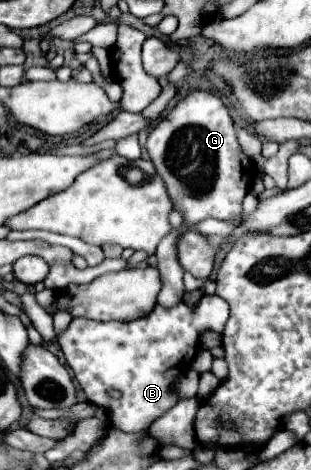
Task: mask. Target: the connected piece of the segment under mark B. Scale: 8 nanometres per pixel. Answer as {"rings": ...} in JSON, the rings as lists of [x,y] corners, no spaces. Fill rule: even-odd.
{"rings":[[[204,294],[194,306],[186,302],[172,308],[156,306],[146,318],[134,322],[92,322],[74,318],[58,342],[88,402],[108,410],[110,426],[122,432],[144,432],[180,400],[174,392],[174,382],[190,366],[200,336],[206,330],[221,334],[226,322],[228,304],[216,294]],[[108,388],[120,390],[122,396],[112,400],[106,394]]]}

